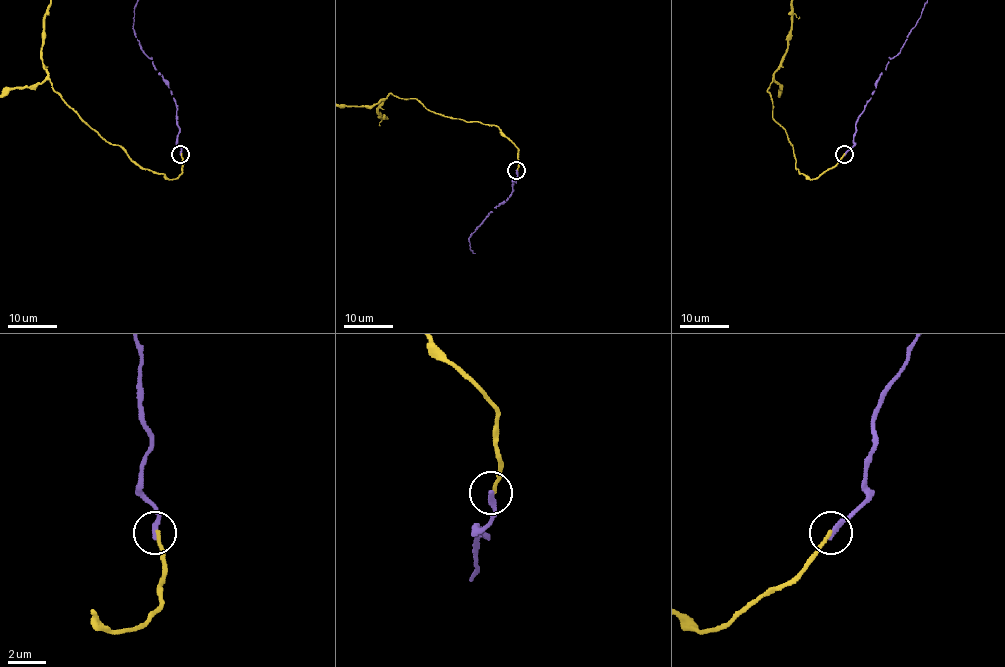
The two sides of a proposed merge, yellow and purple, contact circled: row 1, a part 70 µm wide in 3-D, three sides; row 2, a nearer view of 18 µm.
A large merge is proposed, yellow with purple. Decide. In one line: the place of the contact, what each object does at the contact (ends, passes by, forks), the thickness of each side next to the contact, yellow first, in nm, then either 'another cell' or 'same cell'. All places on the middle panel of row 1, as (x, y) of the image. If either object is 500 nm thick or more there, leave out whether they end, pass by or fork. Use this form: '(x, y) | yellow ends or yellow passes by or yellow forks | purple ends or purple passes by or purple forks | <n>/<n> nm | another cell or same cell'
(516, 170) | yellow ends | purple ends | 180/260 nm | another cell

